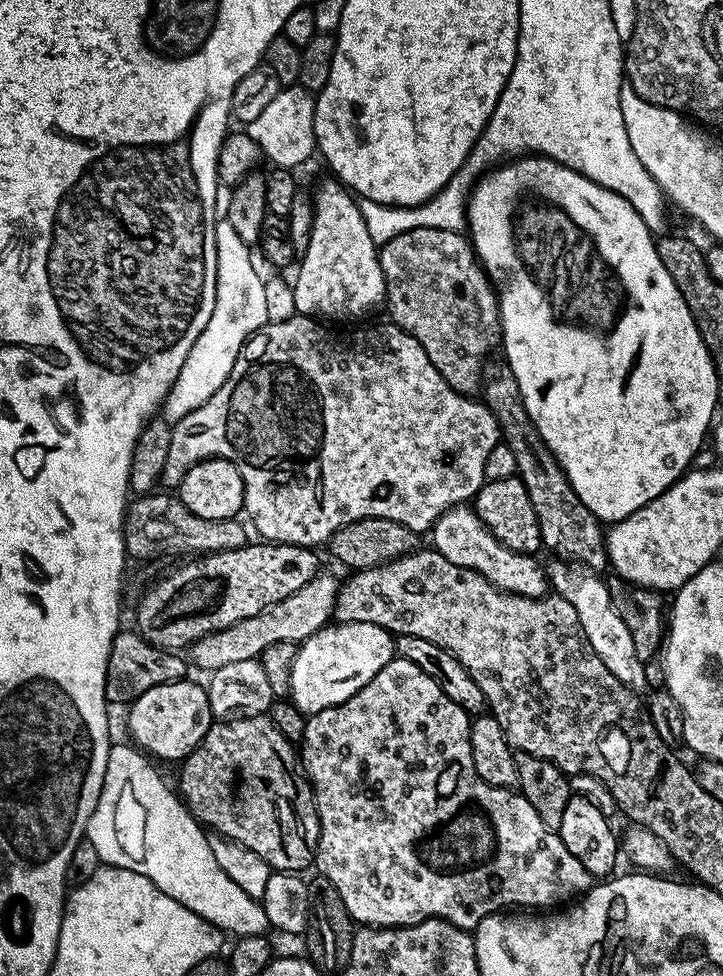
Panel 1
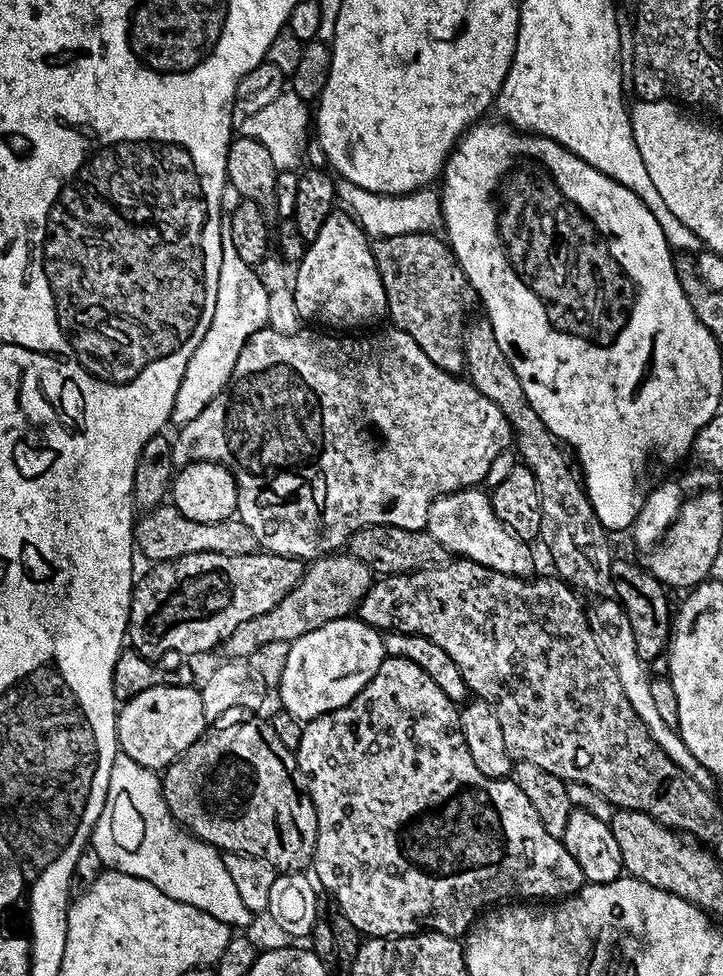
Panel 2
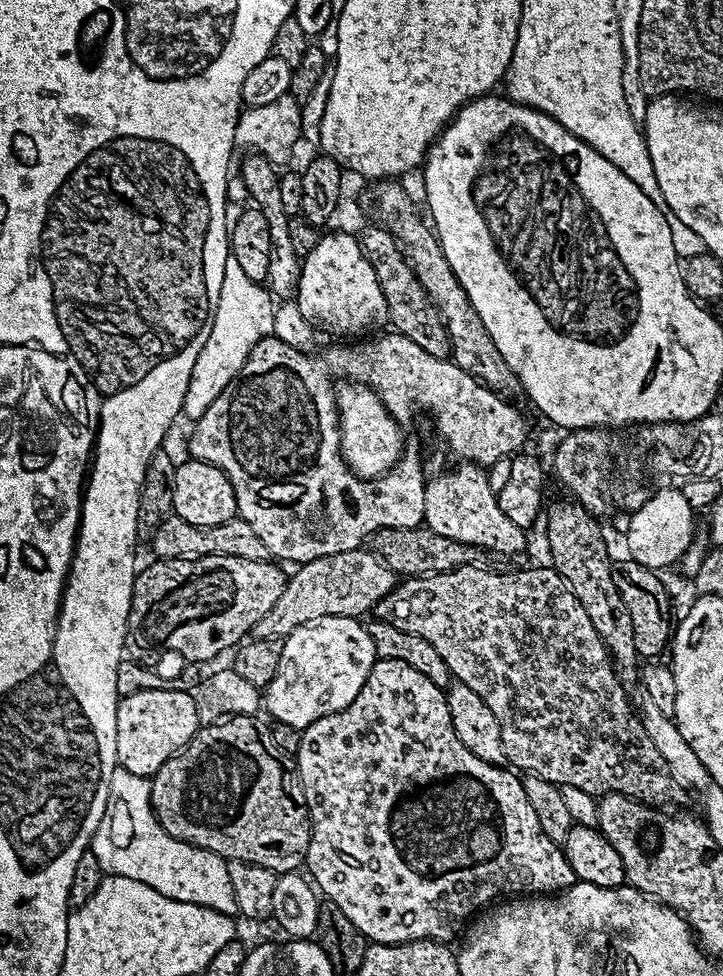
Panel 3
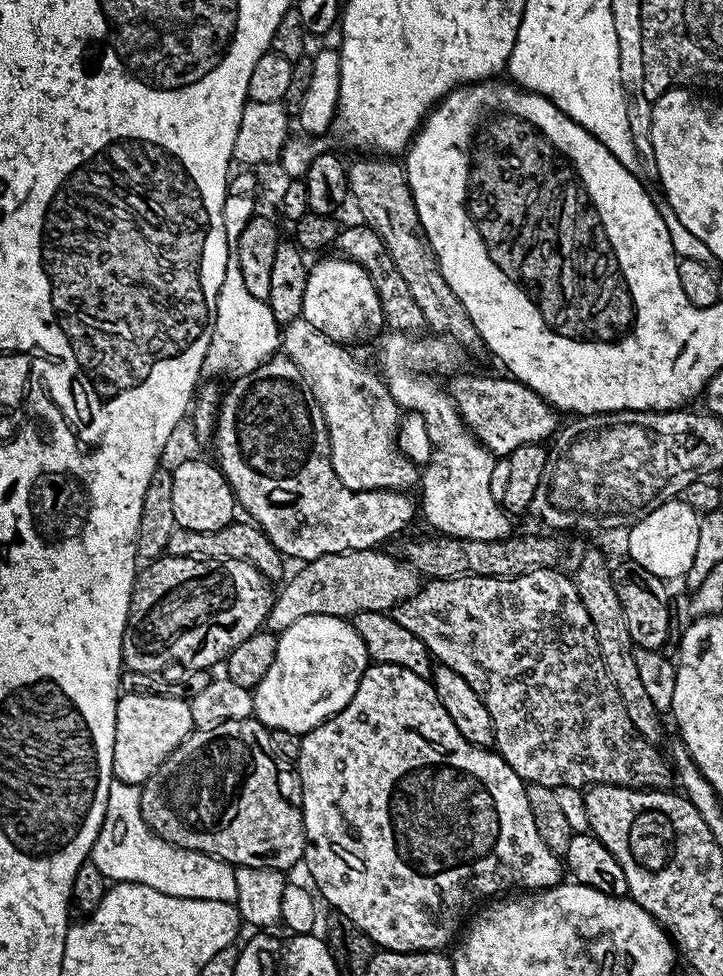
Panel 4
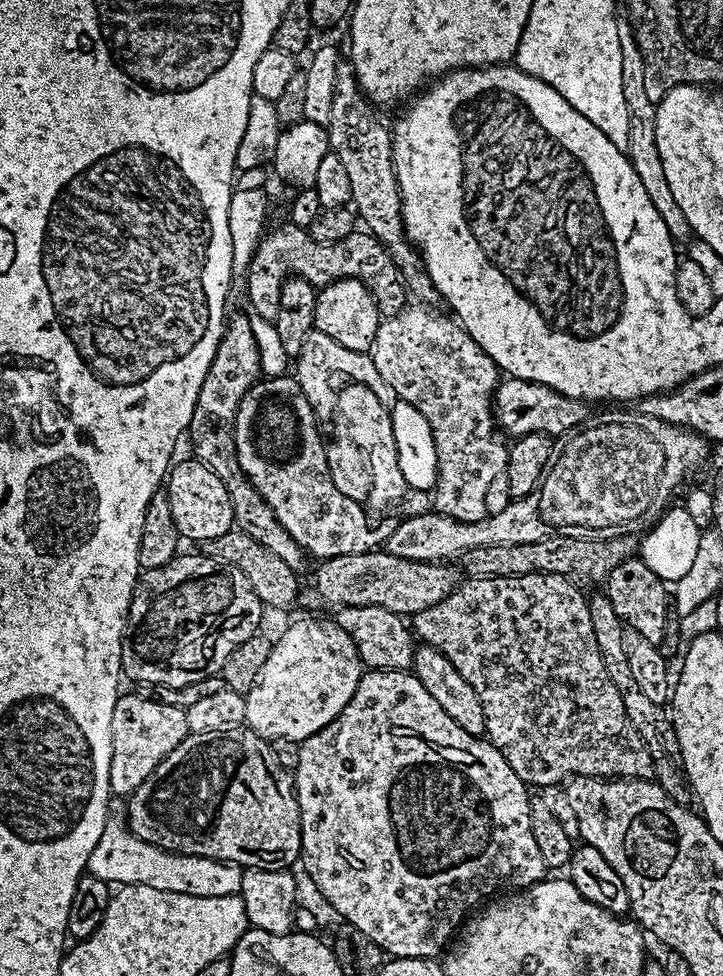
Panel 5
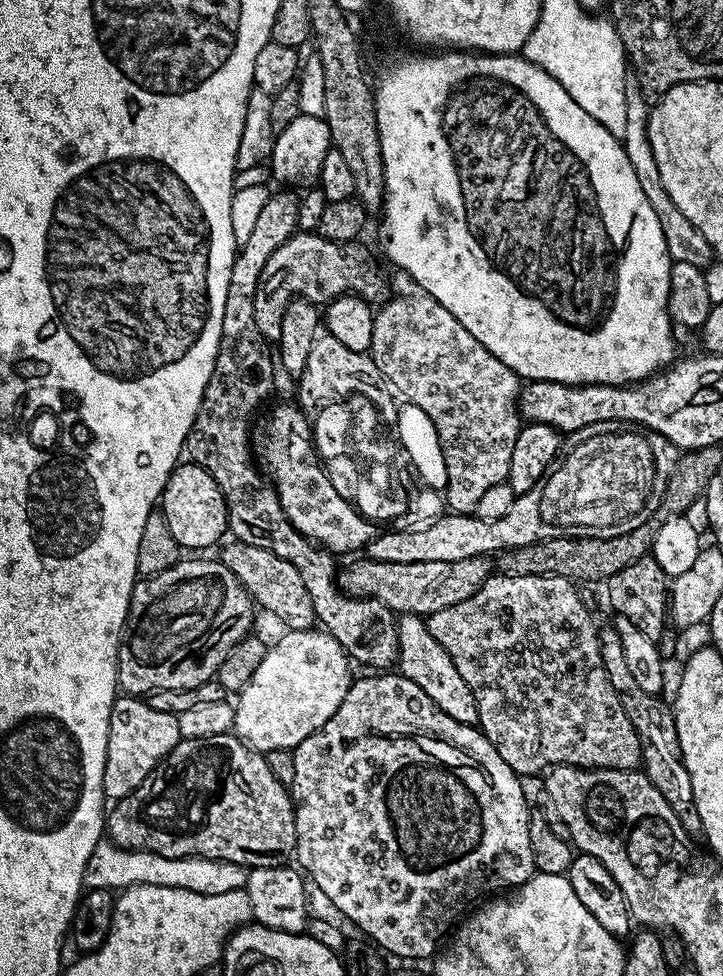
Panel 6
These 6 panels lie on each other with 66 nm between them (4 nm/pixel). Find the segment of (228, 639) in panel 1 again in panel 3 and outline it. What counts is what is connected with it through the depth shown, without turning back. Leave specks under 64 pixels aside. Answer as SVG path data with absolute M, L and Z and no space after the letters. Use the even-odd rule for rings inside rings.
M363 547L323 556L308 564L299 565L295 571L293 576L291 573L287 577L282 598L278 598L278 602L270 606L270 611L263 618L258 618L251 630L253 637L278 640L298 630L298 626L313 624L315 620L327 616L364 618L398 583L396 573L389 570L375 552Z

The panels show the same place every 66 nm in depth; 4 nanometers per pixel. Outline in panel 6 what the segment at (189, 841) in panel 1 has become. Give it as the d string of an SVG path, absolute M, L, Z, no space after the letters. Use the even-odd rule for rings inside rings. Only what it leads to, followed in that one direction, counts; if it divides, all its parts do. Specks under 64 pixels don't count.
M101 842L90 854L84 871L84 888L107 888L123 890L134 884L150 886L170 886L182 890L194 890L198 894L226 894L226 890L238 890L248 883L249 869L243 864L231 864L225 860L171 860L153 852L135 852L129 848L119 848L111 842Z

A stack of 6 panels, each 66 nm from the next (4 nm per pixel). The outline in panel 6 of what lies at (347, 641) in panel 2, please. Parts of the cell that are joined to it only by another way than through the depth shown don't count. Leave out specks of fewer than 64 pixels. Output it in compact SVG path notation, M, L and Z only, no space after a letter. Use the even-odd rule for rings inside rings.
M307 628L301 632L288 630L283 634L285 636L276 645L273 643L269 647L266 658L262 658L262 666L254 670L254 678L250 678L250 682L238 693L237 700L240 701L234 704L235 735L254 751L265 754L283 748L294 750L306 737L320 729L336 713L354 679L354 673L348 669L348 653L328 632Z

